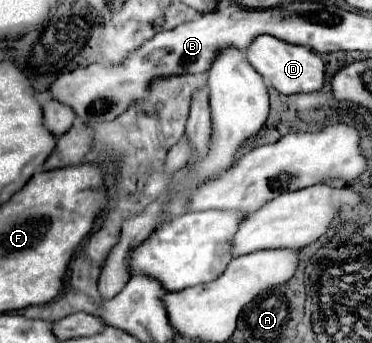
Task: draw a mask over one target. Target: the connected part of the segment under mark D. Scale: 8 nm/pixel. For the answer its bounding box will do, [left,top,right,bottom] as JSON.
[247,36,325,94]

